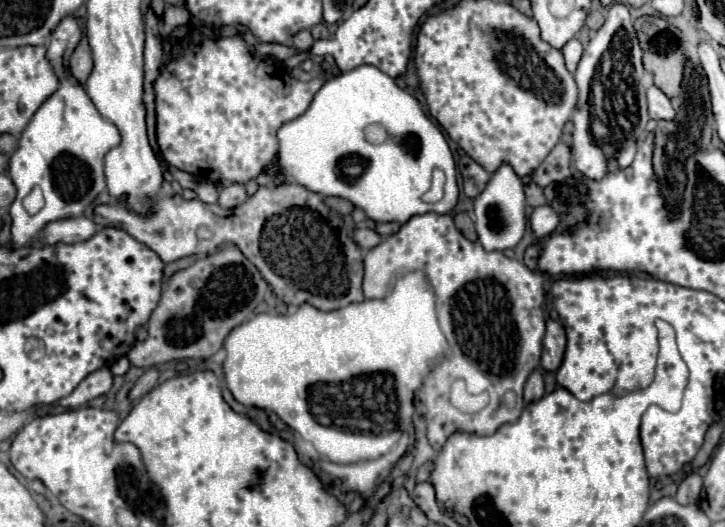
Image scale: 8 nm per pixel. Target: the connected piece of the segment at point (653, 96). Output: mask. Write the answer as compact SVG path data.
M656 86L648 88L648 110L652 120L672 120L672 116L676 116L670 98Z

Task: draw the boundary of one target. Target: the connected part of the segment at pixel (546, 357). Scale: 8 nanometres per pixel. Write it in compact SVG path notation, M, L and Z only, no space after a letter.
M548 320L546 322L546 336L542 342L542 368L556 372L562 364L566 350L566 332L560 322Z

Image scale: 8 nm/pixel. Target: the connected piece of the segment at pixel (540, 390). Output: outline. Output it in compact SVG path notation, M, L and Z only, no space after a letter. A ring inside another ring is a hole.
M534 370L528 380L526 380L526 386L524 386L524 402L532 402L532 400L538 400L542 398L544 394L544 380L542 380L542 370Z

